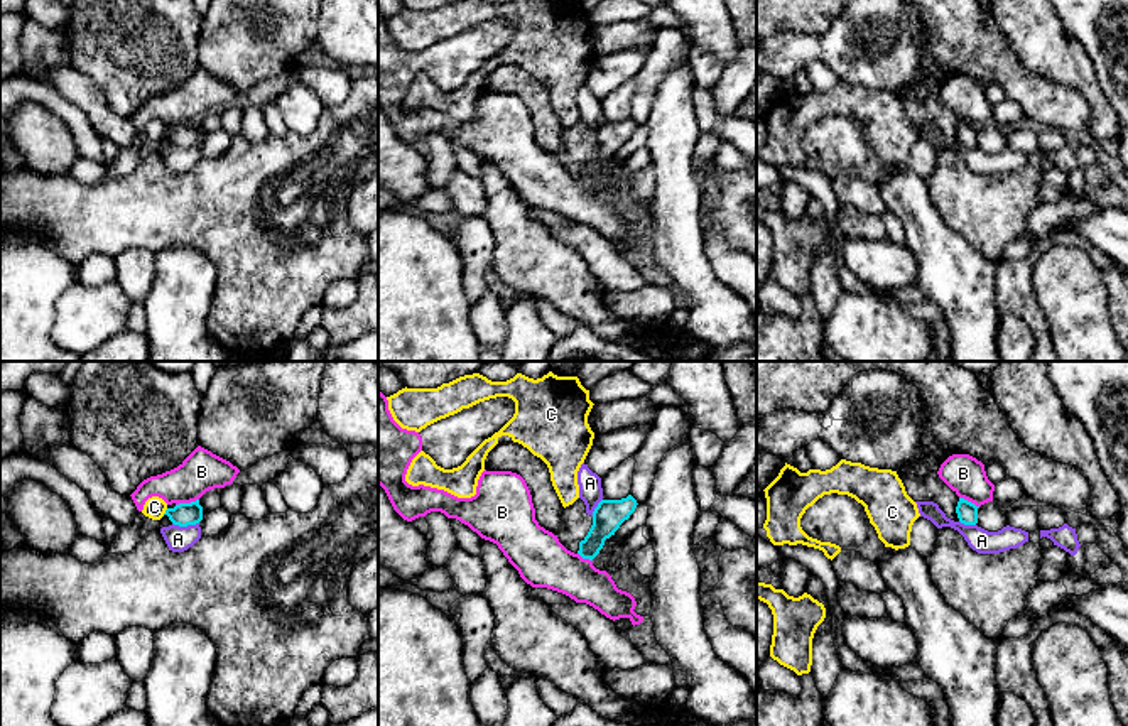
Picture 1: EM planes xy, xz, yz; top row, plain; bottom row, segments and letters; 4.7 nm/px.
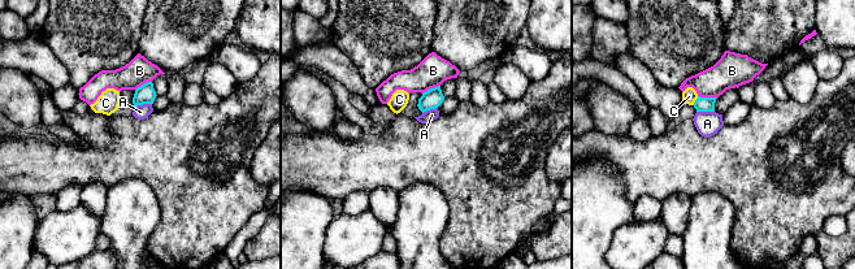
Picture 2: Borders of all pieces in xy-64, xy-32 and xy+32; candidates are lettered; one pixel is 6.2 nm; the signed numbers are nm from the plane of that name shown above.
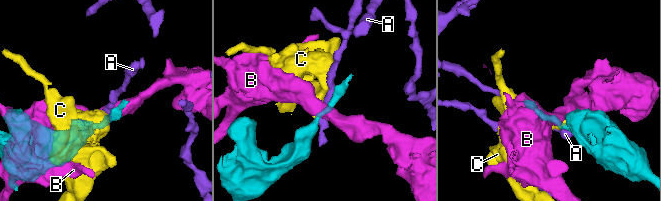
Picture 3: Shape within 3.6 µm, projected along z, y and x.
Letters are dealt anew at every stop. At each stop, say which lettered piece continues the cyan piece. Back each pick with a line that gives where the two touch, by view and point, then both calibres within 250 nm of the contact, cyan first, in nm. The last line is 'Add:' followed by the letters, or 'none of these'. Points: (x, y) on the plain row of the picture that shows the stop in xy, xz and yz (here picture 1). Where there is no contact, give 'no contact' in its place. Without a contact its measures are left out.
Add: none of these

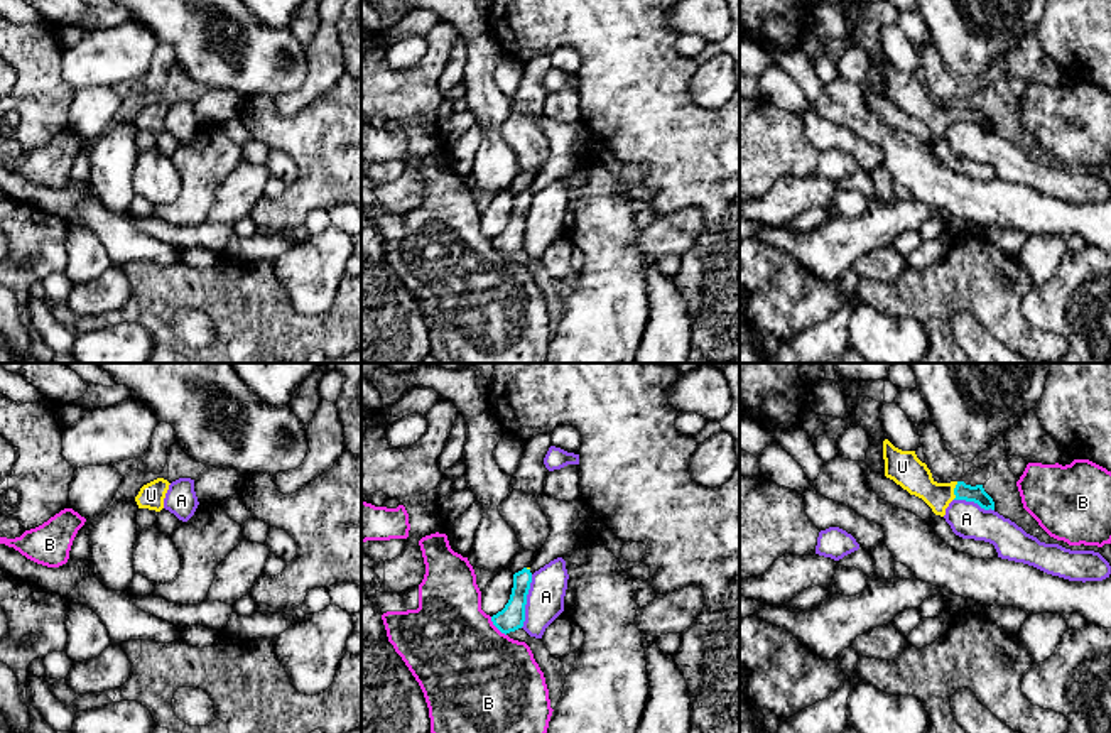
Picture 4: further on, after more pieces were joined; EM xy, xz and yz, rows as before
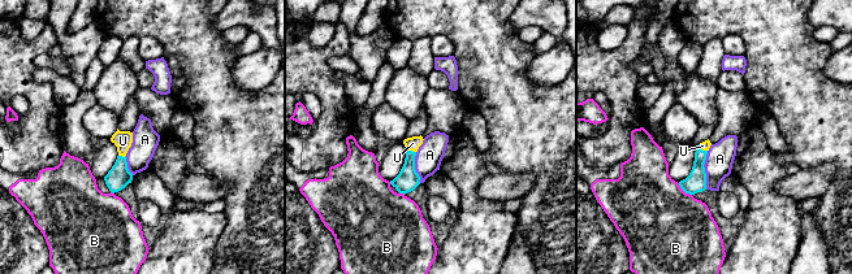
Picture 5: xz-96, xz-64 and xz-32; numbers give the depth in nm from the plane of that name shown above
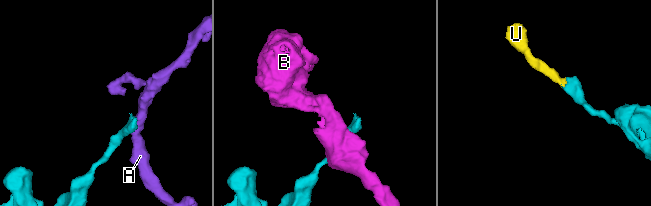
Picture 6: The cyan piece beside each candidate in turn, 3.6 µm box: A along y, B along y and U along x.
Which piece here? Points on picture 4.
U: yz (954, 112) | 80/160 nm
Add: U

